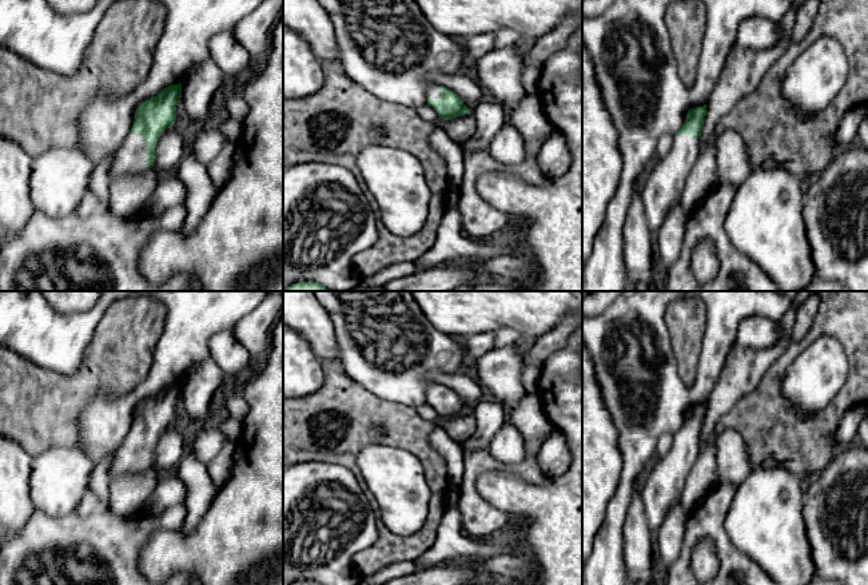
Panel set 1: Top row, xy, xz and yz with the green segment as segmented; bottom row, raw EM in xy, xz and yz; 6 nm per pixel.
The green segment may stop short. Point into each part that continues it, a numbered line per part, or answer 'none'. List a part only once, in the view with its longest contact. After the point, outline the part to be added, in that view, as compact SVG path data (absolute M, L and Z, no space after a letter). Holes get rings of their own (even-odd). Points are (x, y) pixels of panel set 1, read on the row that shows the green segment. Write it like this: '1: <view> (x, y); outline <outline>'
1: xy (130, 158); outline M128 135L115 151L110 170L111 179L123 175L143 175L147 170L147 144L140 135Z

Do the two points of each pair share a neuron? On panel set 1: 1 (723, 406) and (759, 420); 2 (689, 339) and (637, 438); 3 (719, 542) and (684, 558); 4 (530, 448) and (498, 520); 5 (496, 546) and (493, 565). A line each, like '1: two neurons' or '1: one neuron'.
1: two neurons
2: two neurons
3: one neuron
4: one neuron
5: two neurons

